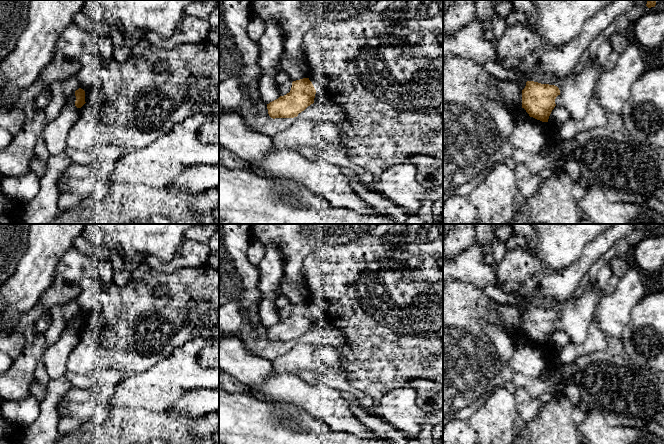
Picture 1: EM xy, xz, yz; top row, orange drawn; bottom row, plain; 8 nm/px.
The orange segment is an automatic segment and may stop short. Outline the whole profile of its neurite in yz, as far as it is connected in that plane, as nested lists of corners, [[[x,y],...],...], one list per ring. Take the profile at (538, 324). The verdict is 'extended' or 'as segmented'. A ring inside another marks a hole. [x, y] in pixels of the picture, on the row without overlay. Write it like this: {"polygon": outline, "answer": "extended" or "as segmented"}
{"polygon": [[[527,305],[522,314],[522,332],[530,341],[548,346],[549,340],[556,330],[555,323],[560,314],[555,309]]], "answer": "as segmented"}

